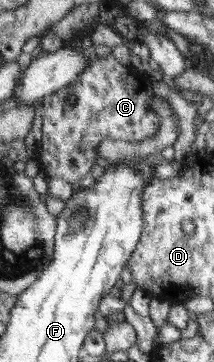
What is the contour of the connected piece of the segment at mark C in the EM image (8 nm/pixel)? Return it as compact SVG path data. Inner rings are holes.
M113 55L89 60L76 81L48 96L41 104L43 135L37 153L43 171L77 186L87 173L91 173L99 157L97 147L103 139L143 141L153 138L161 127L161 119L151 109L155 95L149 76L131 65L121 65ZM68 95L77 97L74 107L67 105L65 97Z

